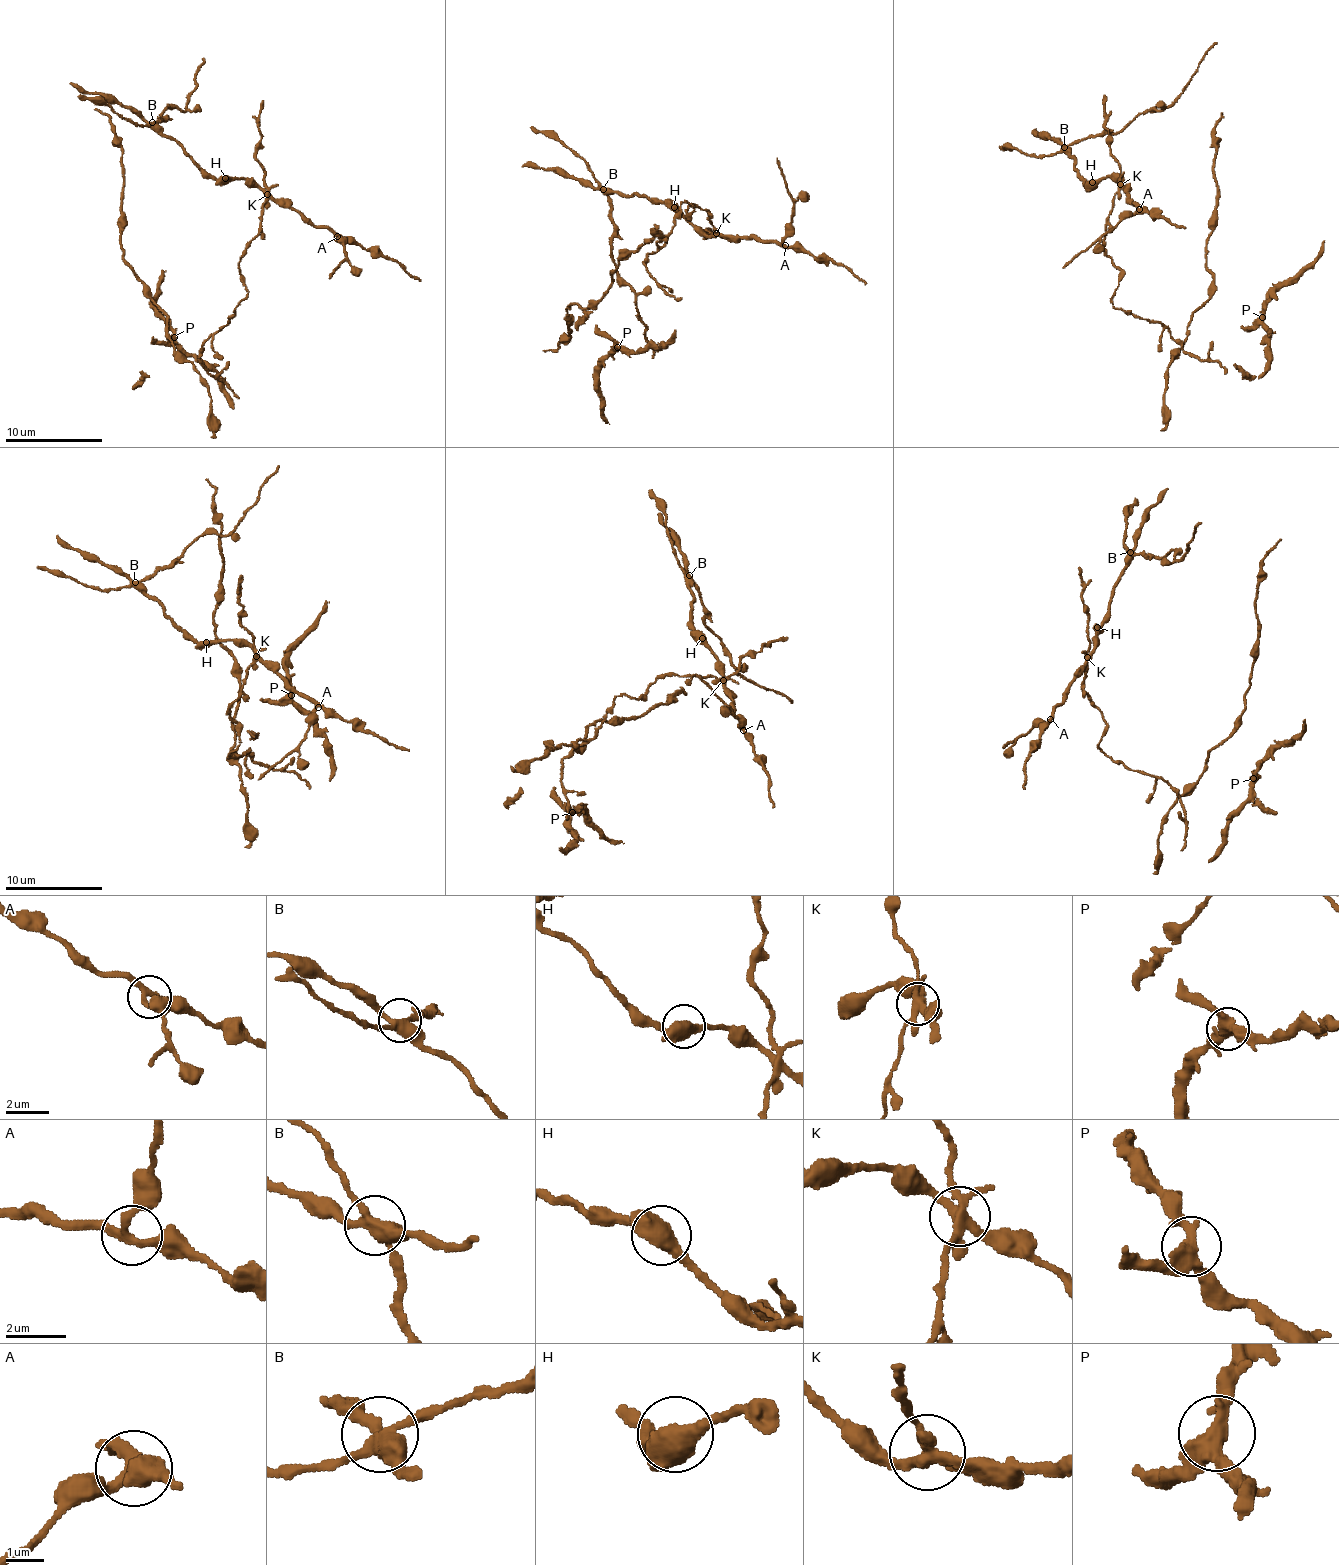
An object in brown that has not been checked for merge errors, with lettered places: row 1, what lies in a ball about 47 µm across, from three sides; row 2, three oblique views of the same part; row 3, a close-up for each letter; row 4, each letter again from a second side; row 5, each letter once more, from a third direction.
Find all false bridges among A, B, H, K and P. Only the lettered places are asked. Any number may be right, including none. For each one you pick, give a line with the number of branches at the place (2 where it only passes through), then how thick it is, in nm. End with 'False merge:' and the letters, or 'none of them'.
B: branches 4; calibre 380 nm
K: branches 6; calibre 320 nm
False merge: B, K

